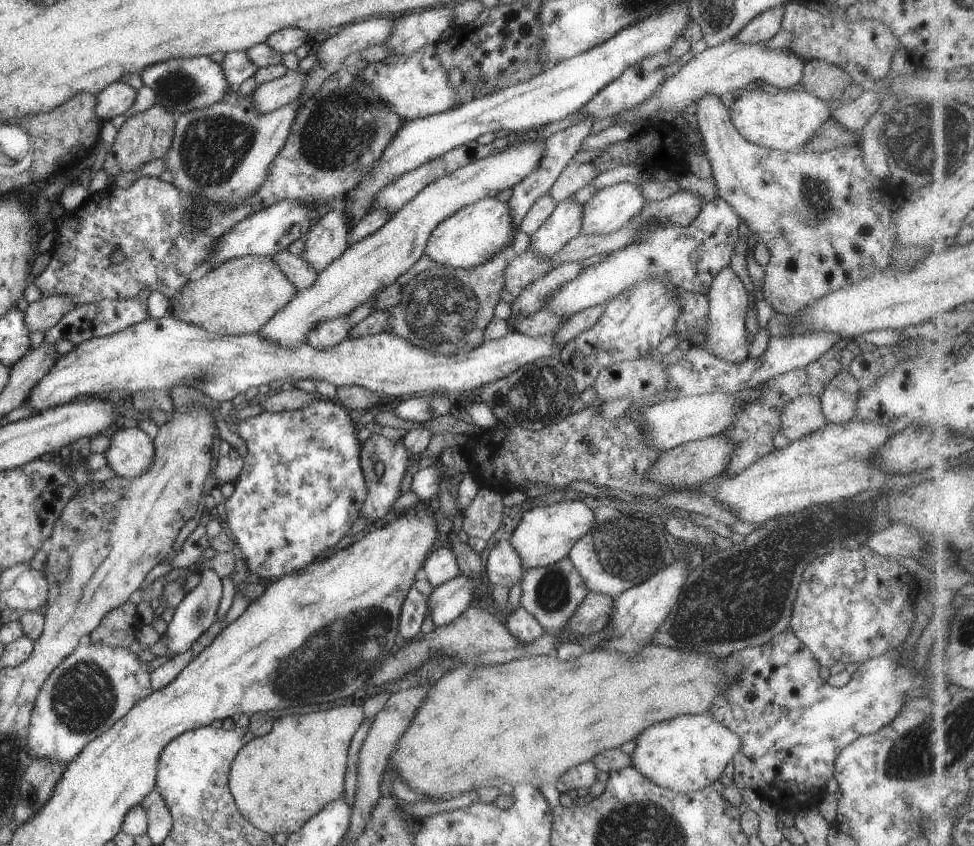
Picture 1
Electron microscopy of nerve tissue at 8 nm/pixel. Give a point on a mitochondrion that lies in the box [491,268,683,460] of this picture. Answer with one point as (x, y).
(536, 397)

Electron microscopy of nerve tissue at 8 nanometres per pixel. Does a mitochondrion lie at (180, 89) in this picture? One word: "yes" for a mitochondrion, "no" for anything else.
yes

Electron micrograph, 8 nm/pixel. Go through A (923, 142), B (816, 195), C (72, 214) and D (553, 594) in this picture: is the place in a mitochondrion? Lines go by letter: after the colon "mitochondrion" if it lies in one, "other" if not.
A: mitochondrion
B: mitochondrion
C: other
D: mitochondrion

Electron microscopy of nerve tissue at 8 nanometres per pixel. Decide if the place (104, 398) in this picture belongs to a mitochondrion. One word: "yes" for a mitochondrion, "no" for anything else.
no

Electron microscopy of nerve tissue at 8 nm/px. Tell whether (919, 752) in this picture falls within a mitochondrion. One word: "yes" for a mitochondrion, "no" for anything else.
yes

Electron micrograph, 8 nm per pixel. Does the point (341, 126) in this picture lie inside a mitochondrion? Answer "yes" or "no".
yes

